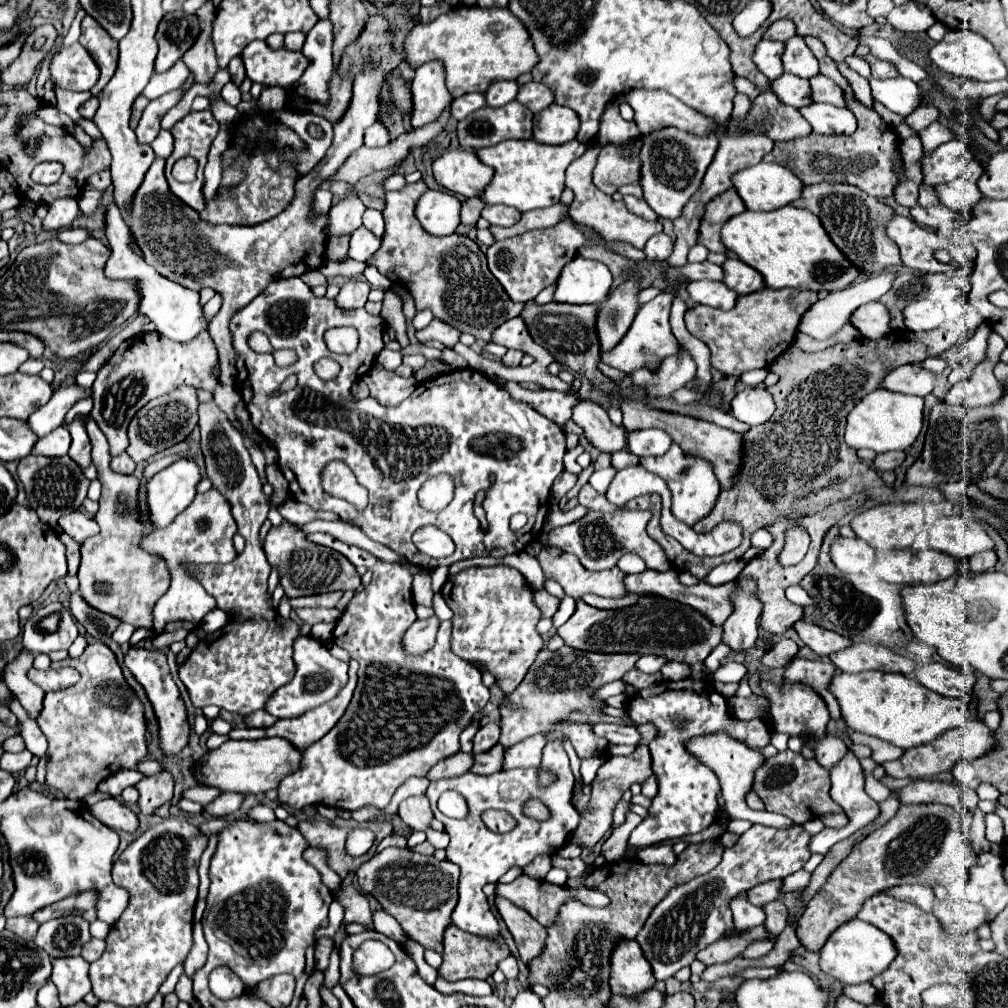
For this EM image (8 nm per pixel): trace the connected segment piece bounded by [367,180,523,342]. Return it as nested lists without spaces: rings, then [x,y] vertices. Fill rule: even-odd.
[[[417,180],[413,184],[405,184],[405,188],[397,192],[385,194],[383,244],[367,260],[367,264],[391,278],[393,284],[407,288],[415,298],[417,310],[429,308],[435,318],[459,328],[461,332],[473,334],[477,340],[491,342],[493,330],[509,318],[519,316],[519,312],[523,312],[523,304],[517,304],[507,296],[499,280],[489,272],[485,254],[473,240],[459,234],[437,238],[419,226],[413,210],[425,190],[425,182]]]

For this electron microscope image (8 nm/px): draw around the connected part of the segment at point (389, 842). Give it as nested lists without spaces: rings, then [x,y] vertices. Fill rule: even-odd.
[[[393,832],[393,834],[387,836],[380,842],[380,844],[376,848],[376,854],[390,846],[404,848],[407,846],[407,840],[404,835],[397,832]]]

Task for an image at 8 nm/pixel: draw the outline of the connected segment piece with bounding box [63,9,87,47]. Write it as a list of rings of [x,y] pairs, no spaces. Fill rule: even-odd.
[[[80,9],[77,12],[75,20],[70,27],[69,33],[65,36],[63,40],[63,46],[67,47],[75,42],[78,42],[81,35],[81,21],[86,14],[87,13],[83,9]]]

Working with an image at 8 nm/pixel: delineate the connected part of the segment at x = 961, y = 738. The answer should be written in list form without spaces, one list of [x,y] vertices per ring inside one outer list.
[[[967,720],[963,726],[951,728],[951,730],[943,732],[943,736],[937,736],[931,744],[923,744],[919,748],[905,750],[901,758],[885,762],[883,768],[893,778],[913,778],[913,780],[933,778],[939,772],[953,768],[959,760],[975,760],[975,758],[983,756],[985,752],[991,750],[991,744],[993,744],[993,732],[979,720]]]

